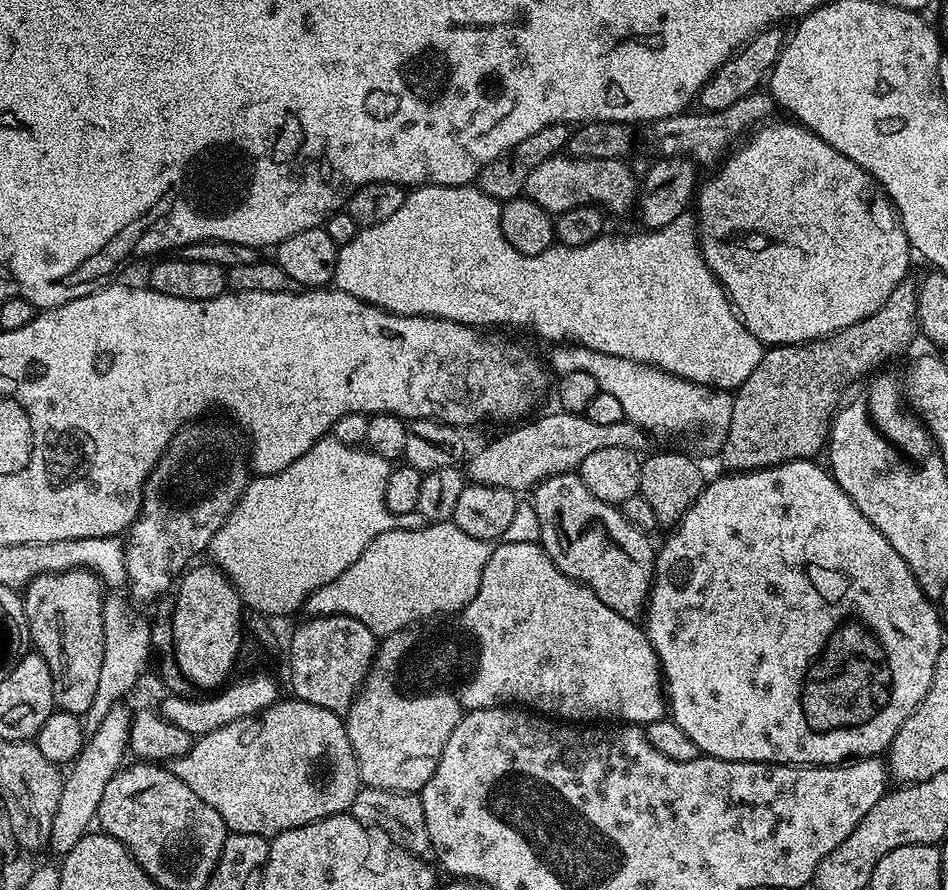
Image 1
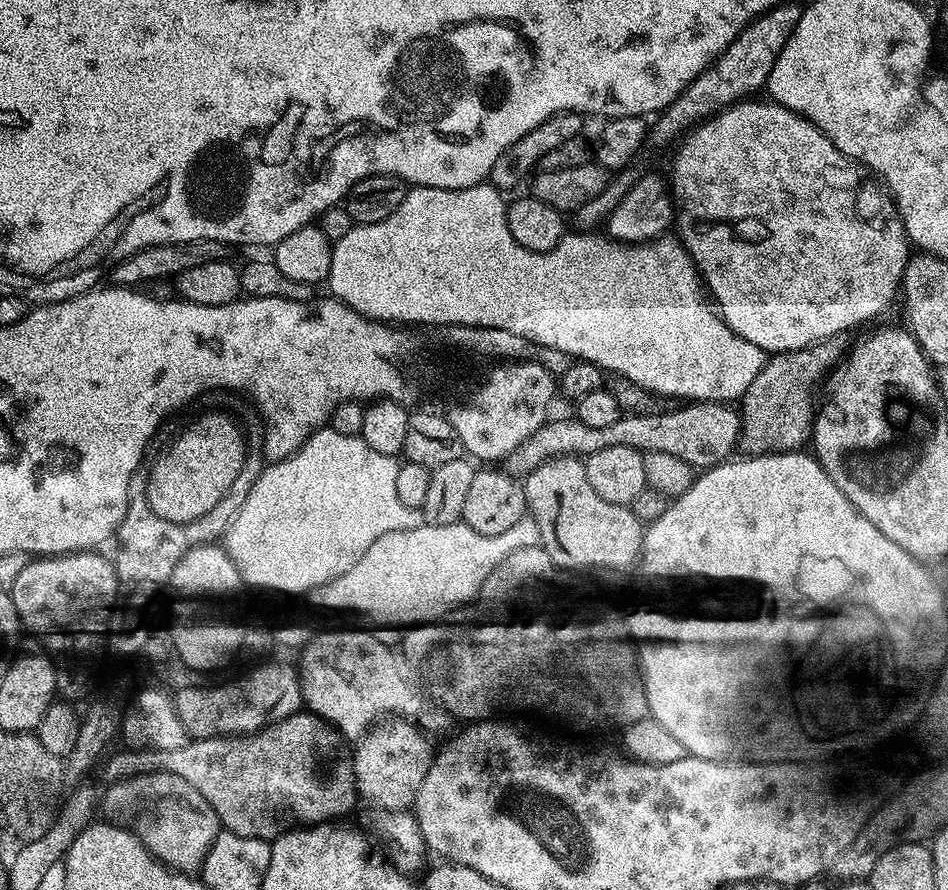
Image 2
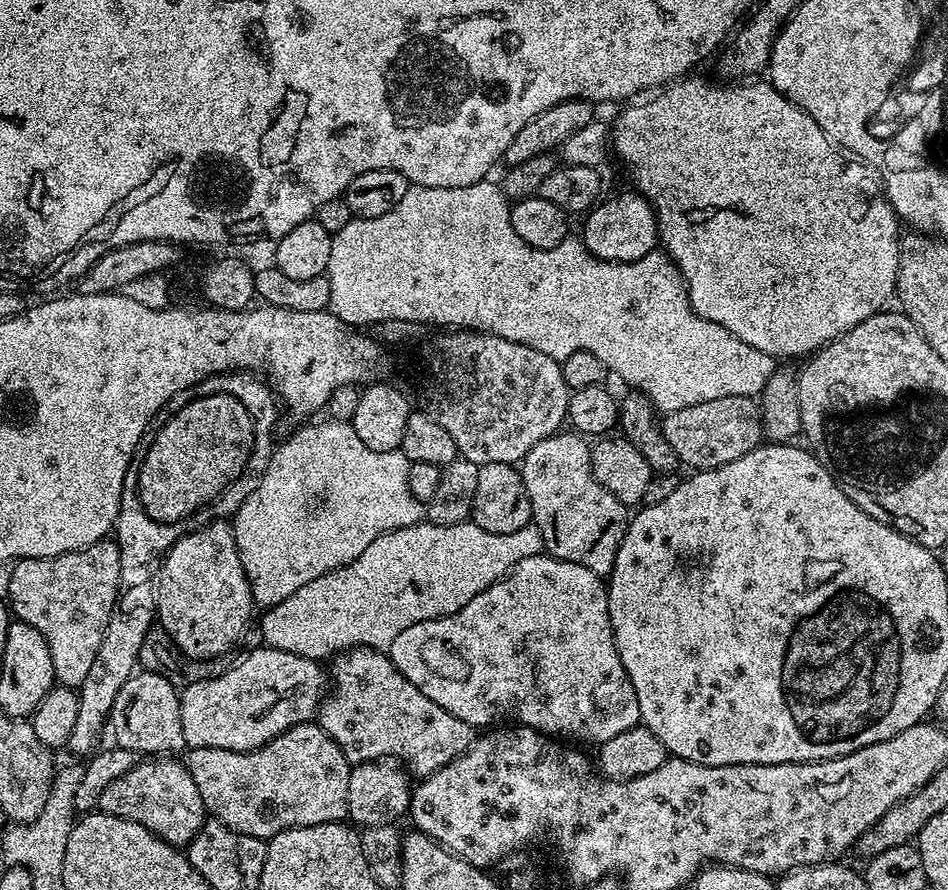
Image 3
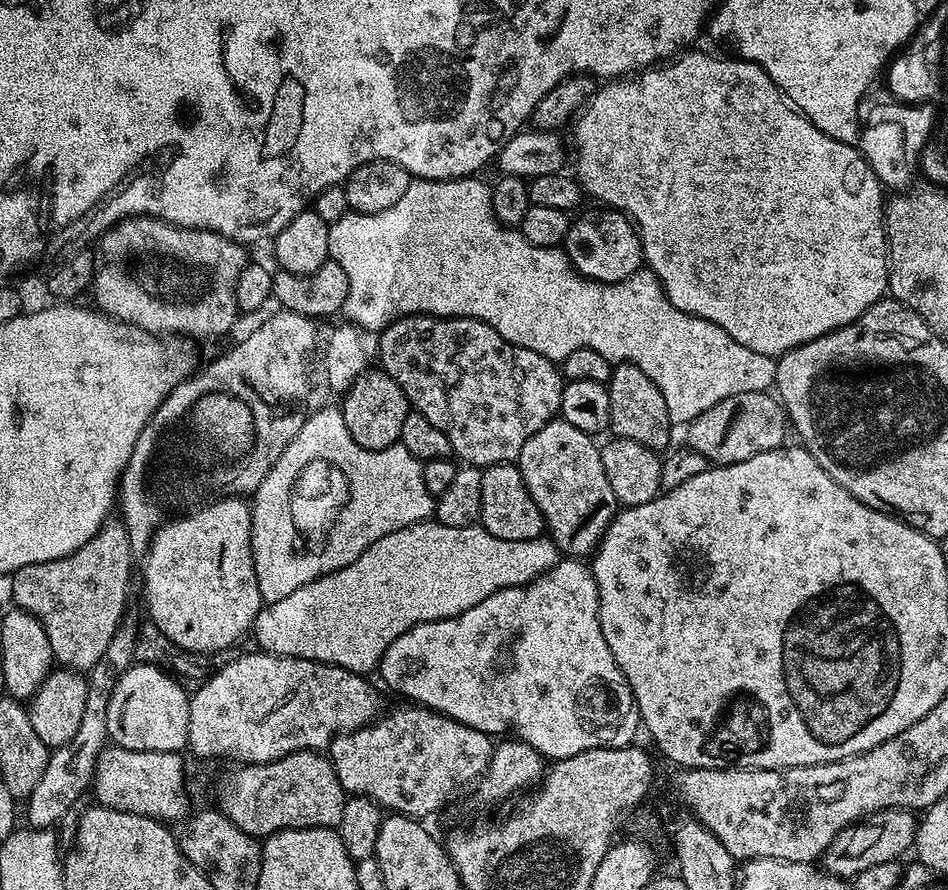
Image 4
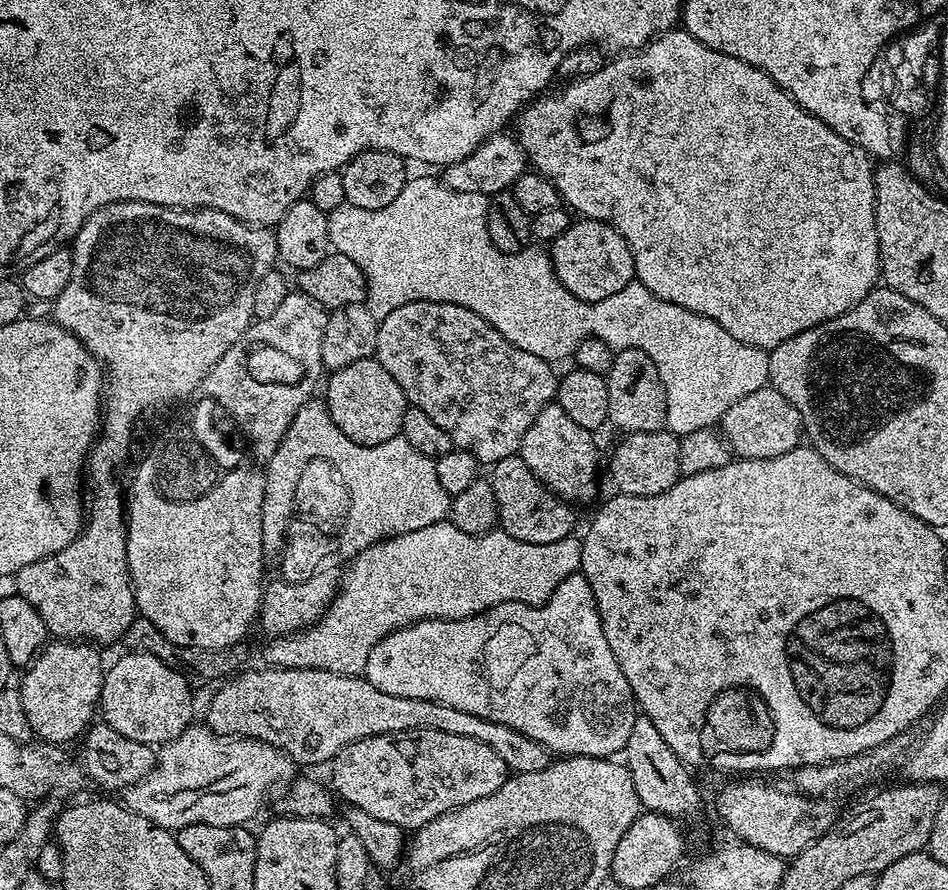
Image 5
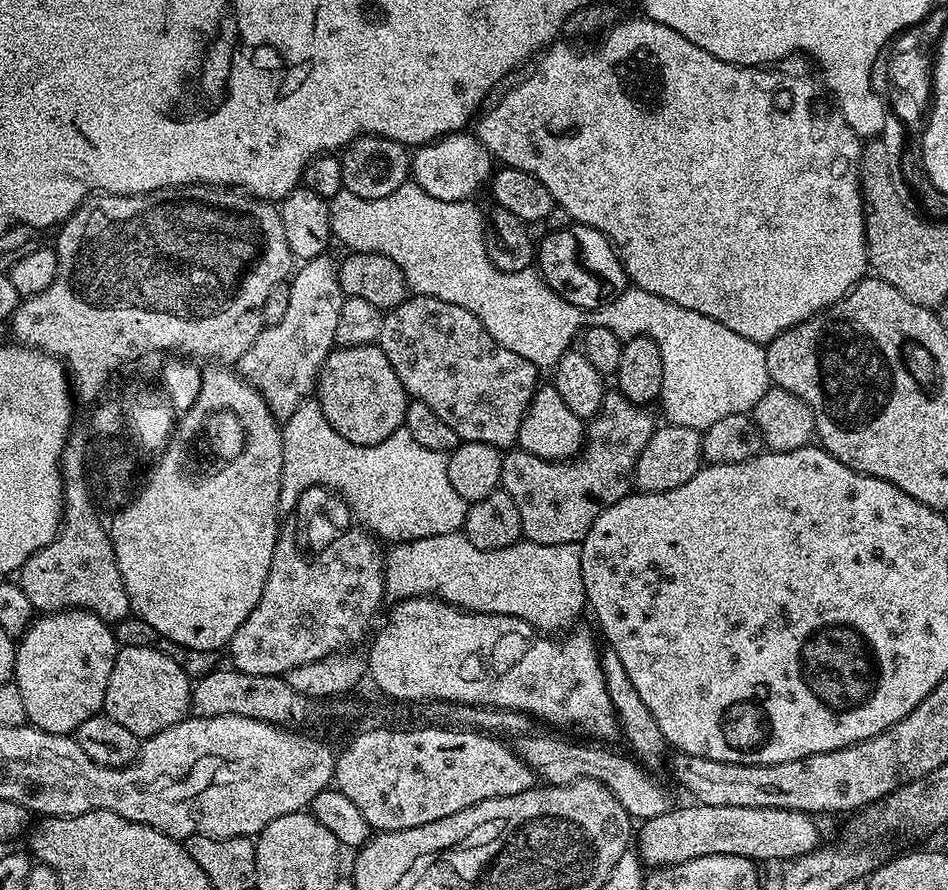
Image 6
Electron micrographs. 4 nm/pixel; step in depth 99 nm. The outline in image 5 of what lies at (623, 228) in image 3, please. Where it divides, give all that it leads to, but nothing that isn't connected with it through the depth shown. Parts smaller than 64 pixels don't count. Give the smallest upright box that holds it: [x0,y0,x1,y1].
[550,219,636,304]

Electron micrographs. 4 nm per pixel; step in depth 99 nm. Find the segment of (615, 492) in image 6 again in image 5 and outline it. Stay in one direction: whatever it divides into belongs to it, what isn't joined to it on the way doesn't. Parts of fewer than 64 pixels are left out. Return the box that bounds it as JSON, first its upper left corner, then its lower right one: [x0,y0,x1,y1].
[490,454,576,544]

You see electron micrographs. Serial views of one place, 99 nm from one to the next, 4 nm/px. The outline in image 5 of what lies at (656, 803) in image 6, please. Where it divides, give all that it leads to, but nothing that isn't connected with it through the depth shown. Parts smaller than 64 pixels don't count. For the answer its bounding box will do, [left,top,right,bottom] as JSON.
[207,666,550,774]

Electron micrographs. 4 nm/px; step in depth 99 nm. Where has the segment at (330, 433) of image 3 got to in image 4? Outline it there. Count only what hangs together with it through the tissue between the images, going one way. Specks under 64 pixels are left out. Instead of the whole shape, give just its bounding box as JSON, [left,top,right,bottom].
[250,407,434,604]

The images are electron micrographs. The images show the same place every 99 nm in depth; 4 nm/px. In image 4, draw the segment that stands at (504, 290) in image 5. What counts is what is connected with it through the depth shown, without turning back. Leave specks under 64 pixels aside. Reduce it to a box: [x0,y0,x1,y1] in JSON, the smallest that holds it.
[328,178,776,426]

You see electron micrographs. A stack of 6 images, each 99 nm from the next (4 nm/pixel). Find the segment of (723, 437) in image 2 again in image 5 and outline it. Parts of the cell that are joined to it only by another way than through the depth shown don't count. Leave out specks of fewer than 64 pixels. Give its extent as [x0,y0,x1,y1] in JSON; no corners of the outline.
[718,386,804,460]

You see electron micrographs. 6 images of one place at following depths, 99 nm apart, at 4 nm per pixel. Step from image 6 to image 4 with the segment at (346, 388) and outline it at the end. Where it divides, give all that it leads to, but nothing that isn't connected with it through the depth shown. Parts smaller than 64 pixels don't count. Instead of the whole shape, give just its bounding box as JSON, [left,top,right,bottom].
[342,370,410,452]

